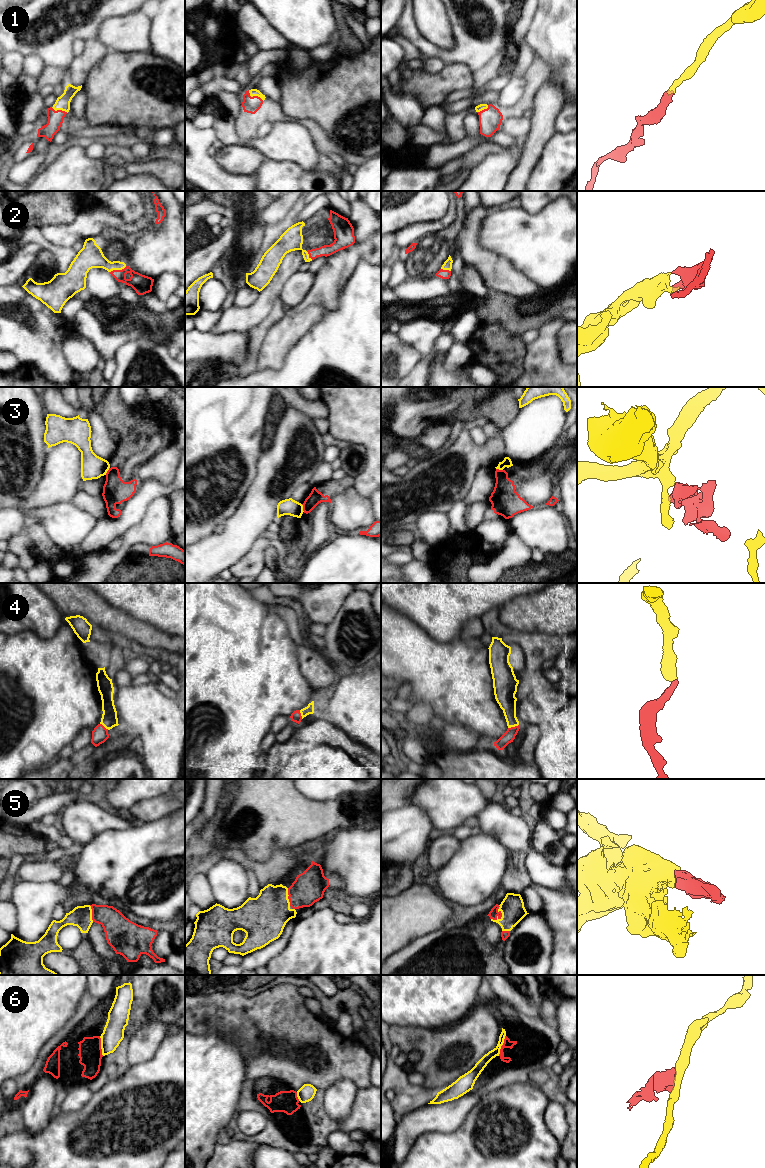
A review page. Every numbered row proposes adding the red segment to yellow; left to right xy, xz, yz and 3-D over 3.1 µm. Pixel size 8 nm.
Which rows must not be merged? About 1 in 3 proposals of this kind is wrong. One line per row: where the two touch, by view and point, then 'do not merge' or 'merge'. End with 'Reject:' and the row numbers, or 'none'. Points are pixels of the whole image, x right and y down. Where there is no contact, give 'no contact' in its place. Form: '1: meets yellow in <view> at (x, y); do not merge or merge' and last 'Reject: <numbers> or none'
1: meets yellow in xz at (254, 95); merge
2: meets yellow in xy at (118, 269); merge
3: meets yellow in xz at (302, 508); do not merge
4: meets yellow in yz at (513, 726); merge
5: meets yellow in yz at (502, 915); merge
6: meets yellow in yz at (502, 1044); do not merge
Reject: 3, 6

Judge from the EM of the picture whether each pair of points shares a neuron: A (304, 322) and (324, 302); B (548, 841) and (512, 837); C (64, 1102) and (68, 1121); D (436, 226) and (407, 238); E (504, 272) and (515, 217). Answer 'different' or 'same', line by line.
A: same
B: different
C: different
D: same
E: different

